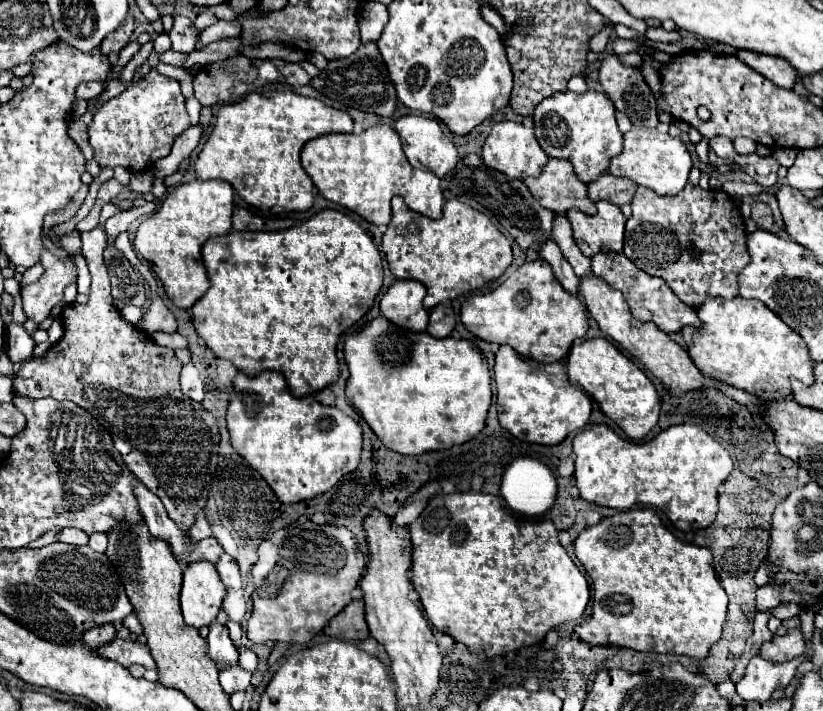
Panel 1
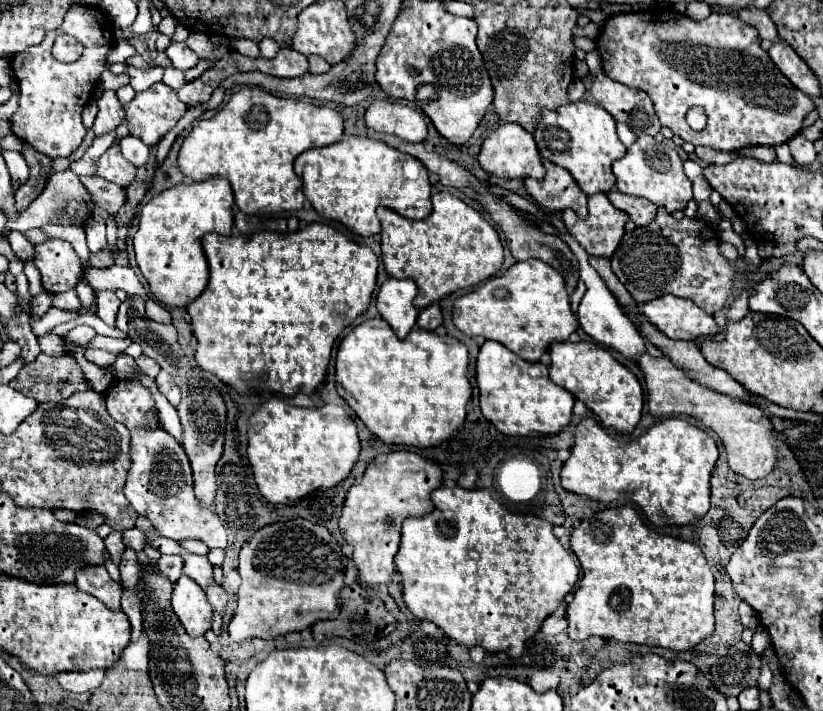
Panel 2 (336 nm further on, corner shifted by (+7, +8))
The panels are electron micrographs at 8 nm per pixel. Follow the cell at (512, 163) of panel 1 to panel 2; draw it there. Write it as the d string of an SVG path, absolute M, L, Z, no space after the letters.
M501 124L497 126L481 144L479 152L479 164L485 172L497 176L497 178L543 178L545 168L539 156L539 150L535 146L533 134L523 130L517 124Z

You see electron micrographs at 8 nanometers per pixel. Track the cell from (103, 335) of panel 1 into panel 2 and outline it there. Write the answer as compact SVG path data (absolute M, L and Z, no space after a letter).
M39 354L33 364L21 368L17 378L9 382L17 392L29 394L29 398L41 402L61 402L73 392L89 390L81 366L71 356L51 358Z

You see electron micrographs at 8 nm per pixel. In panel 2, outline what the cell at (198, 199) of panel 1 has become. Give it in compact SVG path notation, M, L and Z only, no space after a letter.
M225 178L205 182L181 182L147 202L141 210L141 222L133 236L137 264L153 296L167 304L183 308L191 304L207 286L207 258L203 256L201 238L209 232L233 232L233 192Z

